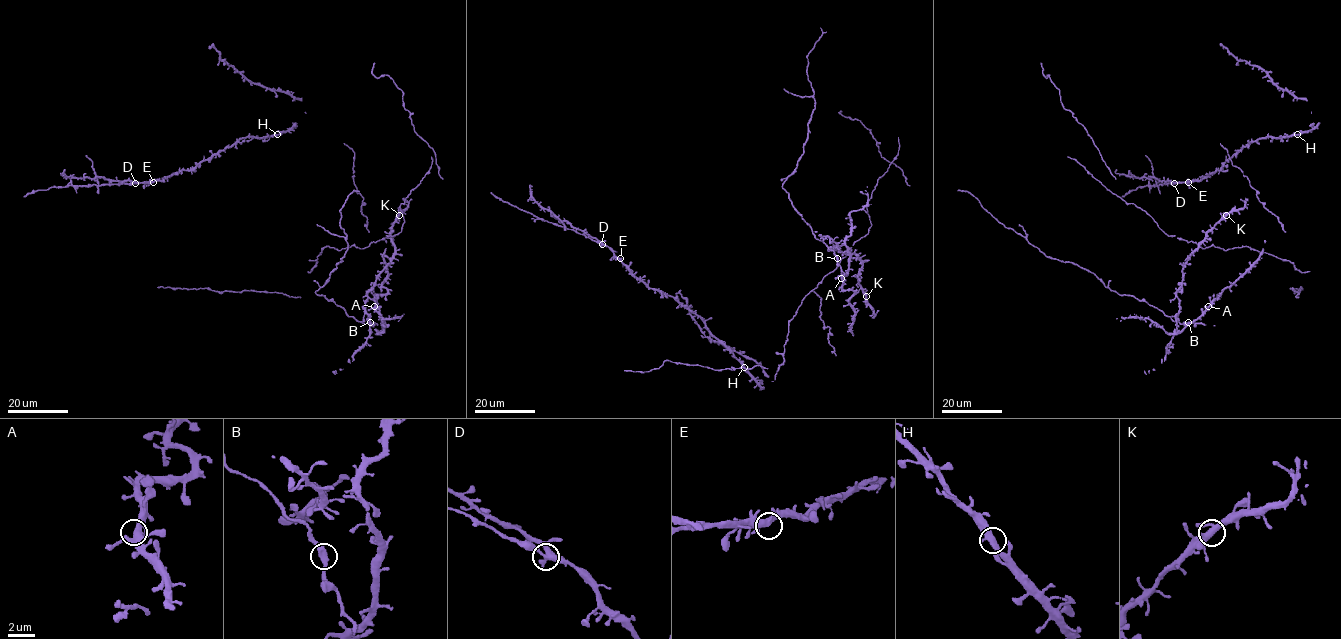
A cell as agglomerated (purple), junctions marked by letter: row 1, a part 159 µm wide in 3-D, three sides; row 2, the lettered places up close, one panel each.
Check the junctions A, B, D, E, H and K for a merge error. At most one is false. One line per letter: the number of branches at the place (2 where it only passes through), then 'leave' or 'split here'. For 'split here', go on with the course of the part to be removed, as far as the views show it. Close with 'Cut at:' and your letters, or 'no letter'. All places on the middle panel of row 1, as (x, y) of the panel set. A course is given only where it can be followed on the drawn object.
A: 3 | leave
B: 2 | leave
D: 2 | split here | (601, 245), (571, 229), (519, 209), (490, 192)
E: 3 | leave
H: 2 | leave
K: 3 | leave
Cut at: D

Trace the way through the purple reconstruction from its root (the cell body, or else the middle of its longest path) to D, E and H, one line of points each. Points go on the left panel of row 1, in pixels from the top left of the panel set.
D: (291, 133), (242, 137), (189, 170), (180, 170), (161, 180), (134, 183)
E: (291, 133), (242, 137), (194, 167), (180, 170), (153, 182)
H: (291, 133), (277, 134)

